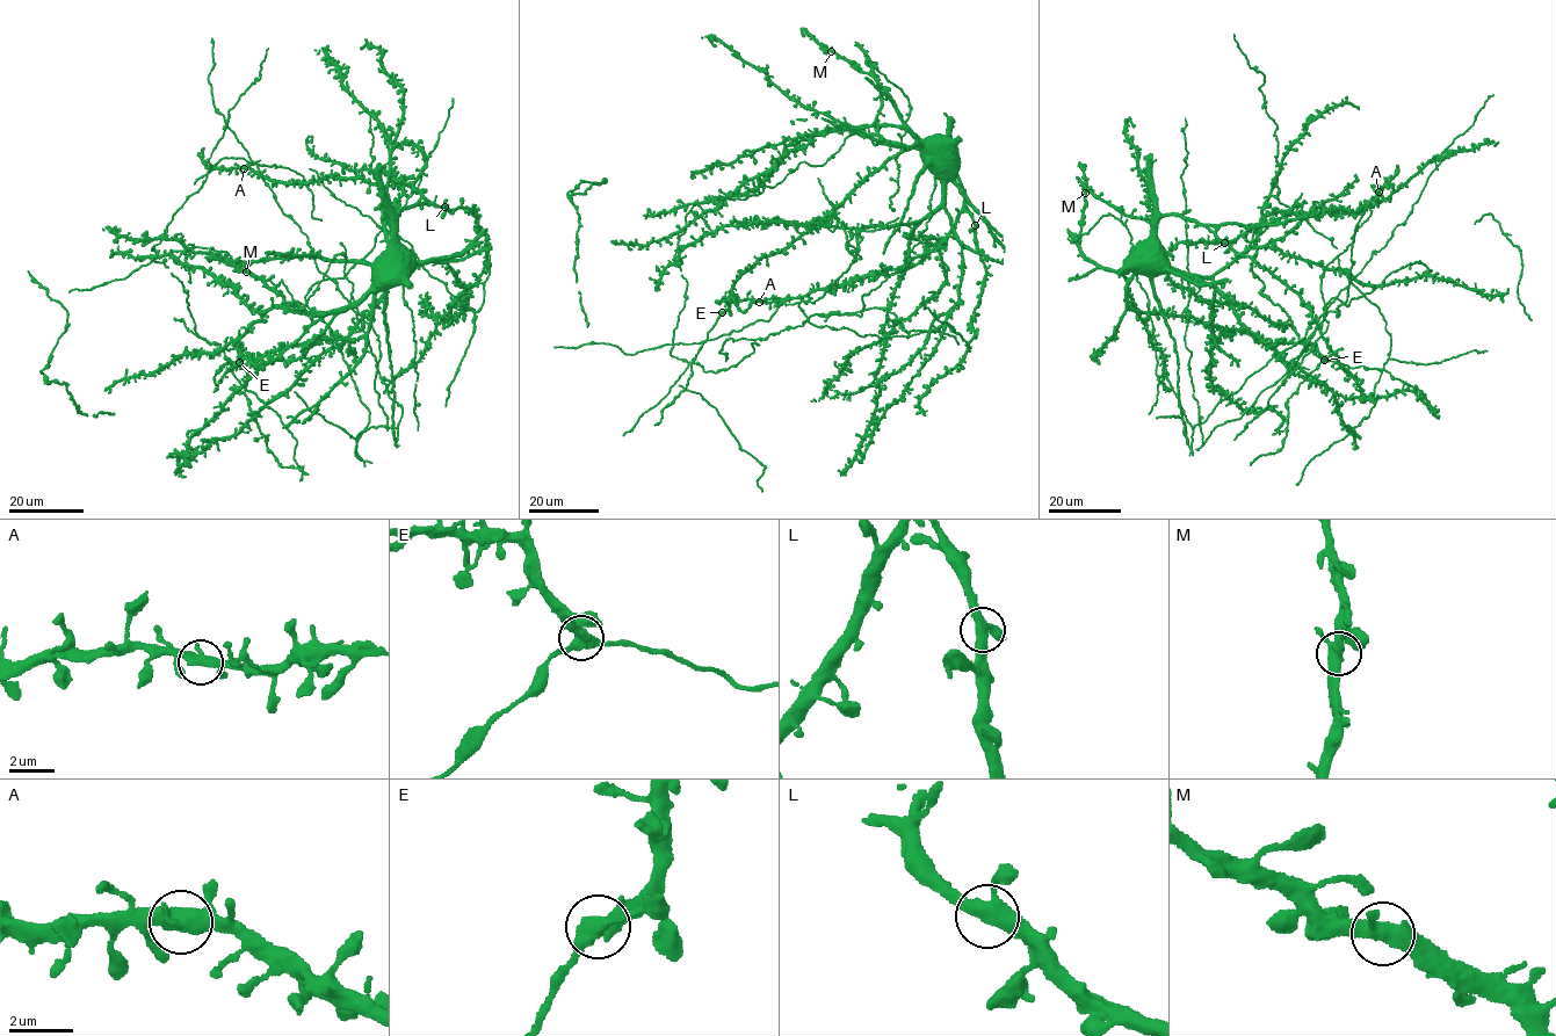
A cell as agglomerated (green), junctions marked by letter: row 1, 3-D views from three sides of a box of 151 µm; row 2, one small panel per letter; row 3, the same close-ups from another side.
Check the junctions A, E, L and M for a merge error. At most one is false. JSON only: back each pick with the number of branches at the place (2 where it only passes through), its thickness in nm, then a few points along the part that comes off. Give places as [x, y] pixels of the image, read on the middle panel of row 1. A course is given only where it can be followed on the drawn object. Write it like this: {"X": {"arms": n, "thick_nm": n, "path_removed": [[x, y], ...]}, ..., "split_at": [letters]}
{"E": {"arms": 3, "thick_nm": 420}, "split_at": ["E"]}

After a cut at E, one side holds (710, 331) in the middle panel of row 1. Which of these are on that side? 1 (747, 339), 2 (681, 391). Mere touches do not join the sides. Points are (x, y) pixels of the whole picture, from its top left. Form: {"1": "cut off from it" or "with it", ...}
{"1": "cut off from it", "2": "with it"}

